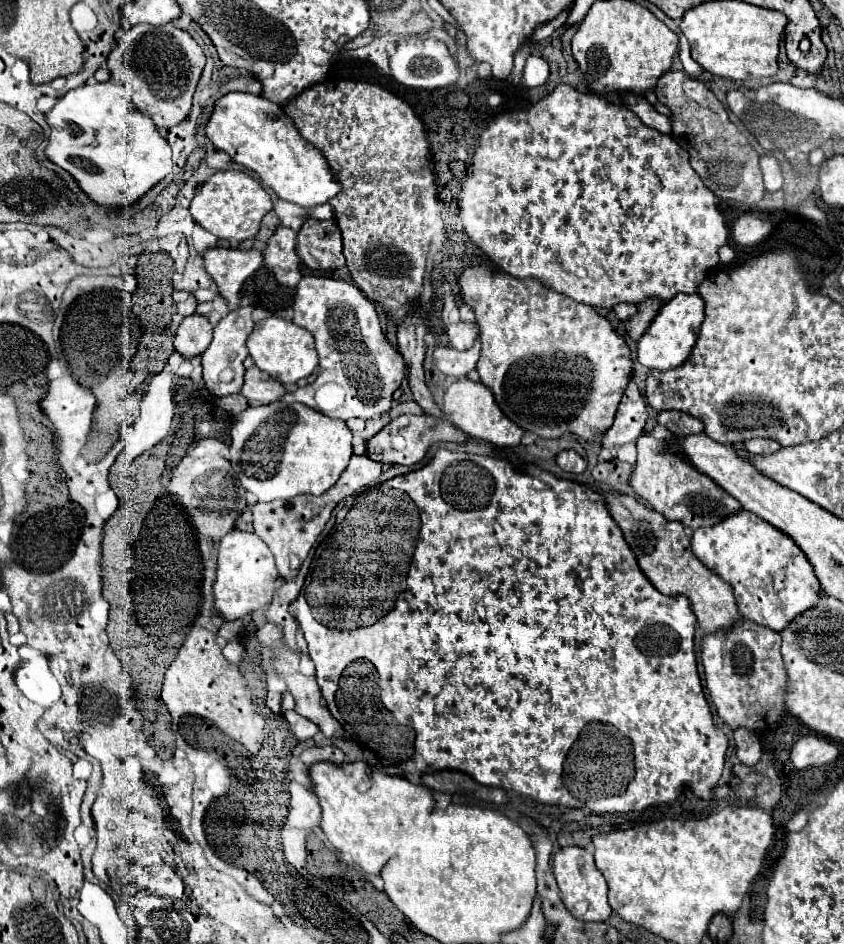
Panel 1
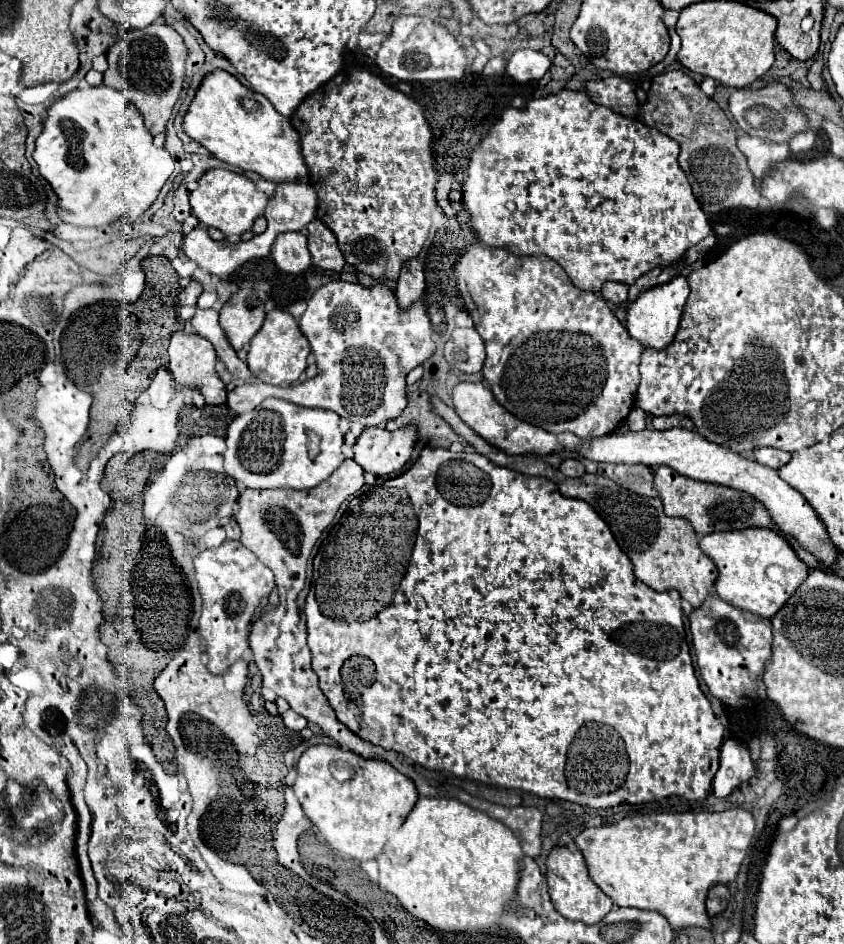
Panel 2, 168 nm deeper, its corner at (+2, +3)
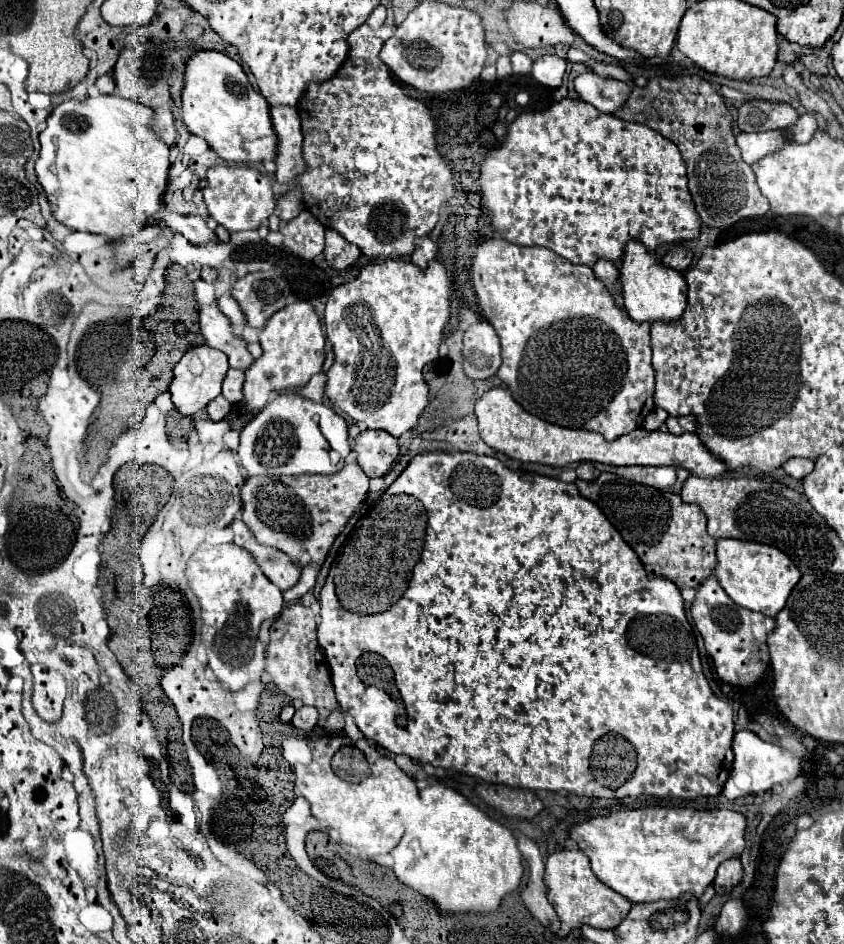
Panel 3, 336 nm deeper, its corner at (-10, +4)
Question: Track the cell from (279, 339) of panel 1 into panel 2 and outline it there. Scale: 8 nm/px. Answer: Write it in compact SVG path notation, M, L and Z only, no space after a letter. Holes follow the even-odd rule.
M281 309L269 311L265 317L263 327L255 333L255 337L249 343L247 351L247 365L249 371L263 383L269 385L281 385L281 383L297 383L299 375L307 369L307 357L309 357L309 341L301 333L297 319Z

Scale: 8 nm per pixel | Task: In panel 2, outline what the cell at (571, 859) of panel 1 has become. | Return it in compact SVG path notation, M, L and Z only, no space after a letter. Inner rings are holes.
M555 847L547 857L547 885L549 897L557 913L571 921L581 921L585 925L599 923L613 907L613 901L587 877L587 867L583 855L579 851L571 851L567 847Z

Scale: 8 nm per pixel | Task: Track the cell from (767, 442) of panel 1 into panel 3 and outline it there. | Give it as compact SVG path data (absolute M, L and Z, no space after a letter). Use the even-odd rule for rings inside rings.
M789 458L789 462L785 462L783 470L789 476L801 480L803 476L807 476L813 470L813 460L809 460L809 458Z

